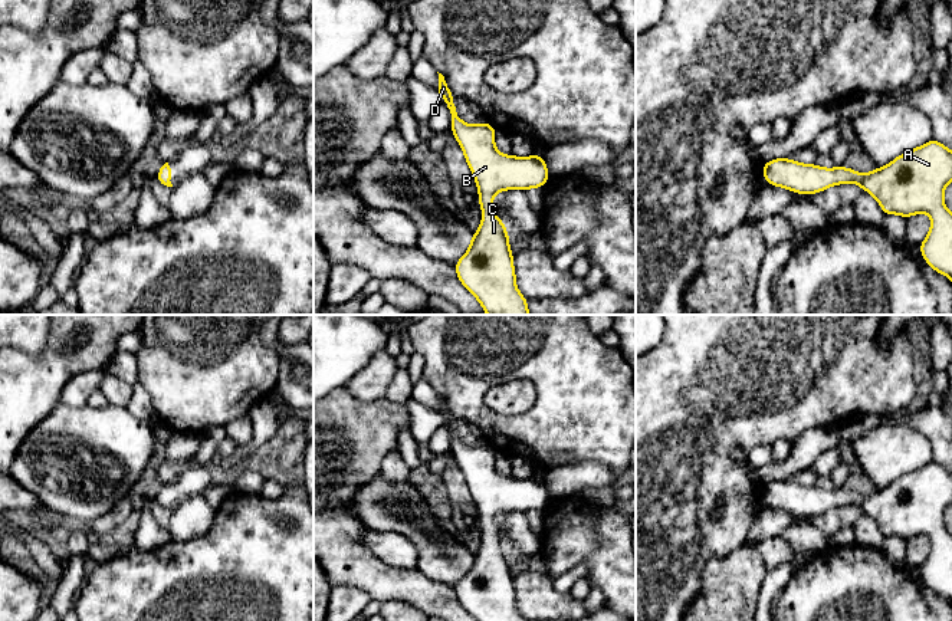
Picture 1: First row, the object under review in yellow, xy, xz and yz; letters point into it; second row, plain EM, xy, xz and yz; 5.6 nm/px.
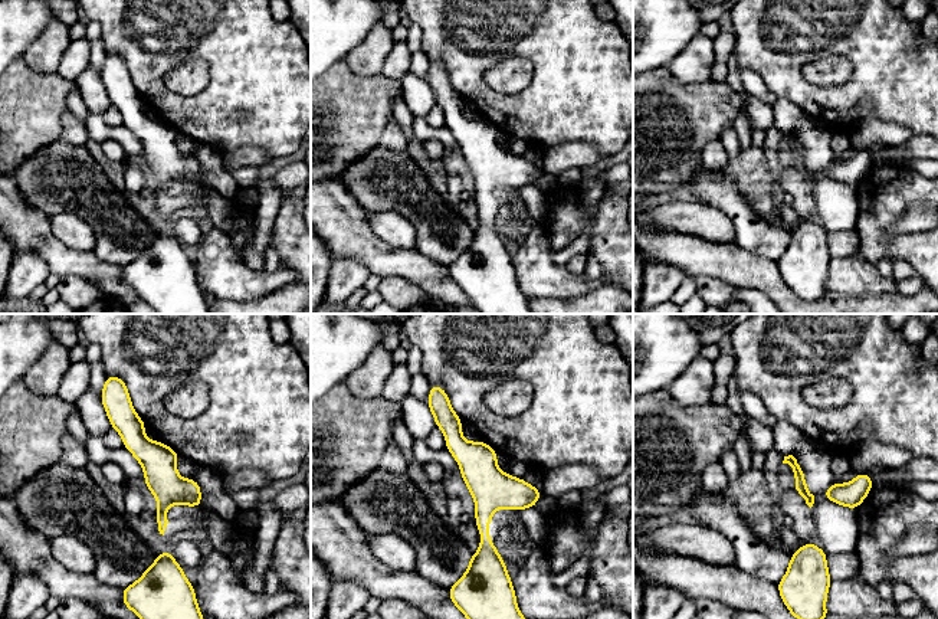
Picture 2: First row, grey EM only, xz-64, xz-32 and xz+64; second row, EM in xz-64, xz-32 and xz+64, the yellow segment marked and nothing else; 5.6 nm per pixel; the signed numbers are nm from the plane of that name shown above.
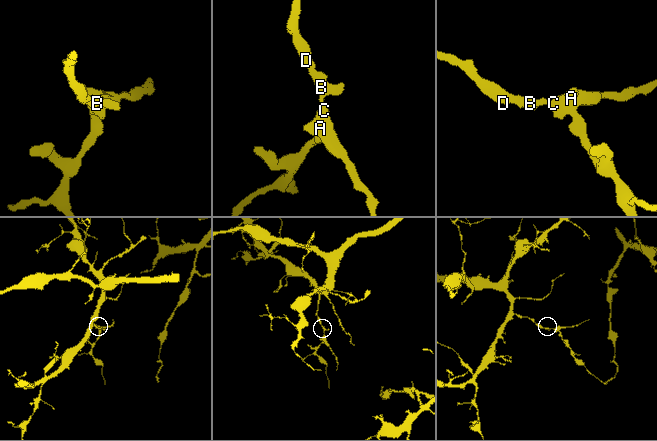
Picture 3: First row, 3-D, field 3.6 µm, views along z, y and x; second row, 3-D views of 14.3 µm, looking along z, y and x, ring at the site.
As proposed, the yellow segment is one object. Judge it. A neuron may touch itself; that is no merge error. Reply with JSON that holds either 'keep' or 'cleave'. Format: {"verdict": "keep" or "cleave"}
{"verdict": "keep"}

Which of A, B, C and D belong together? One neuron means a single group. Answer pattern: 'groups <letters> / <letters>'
groups A B C D

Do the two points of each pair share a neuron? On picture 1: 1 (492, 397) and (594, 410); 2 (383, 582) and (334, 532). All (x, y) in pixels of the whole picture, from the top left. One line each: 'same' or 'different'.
1: different
2: same

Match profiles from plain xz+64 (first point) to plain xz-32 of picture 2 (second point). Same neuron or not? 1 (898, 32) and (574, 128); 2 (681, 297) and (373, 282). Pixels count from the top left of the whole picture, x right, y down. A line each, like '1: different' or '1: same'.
1: same
2: same

